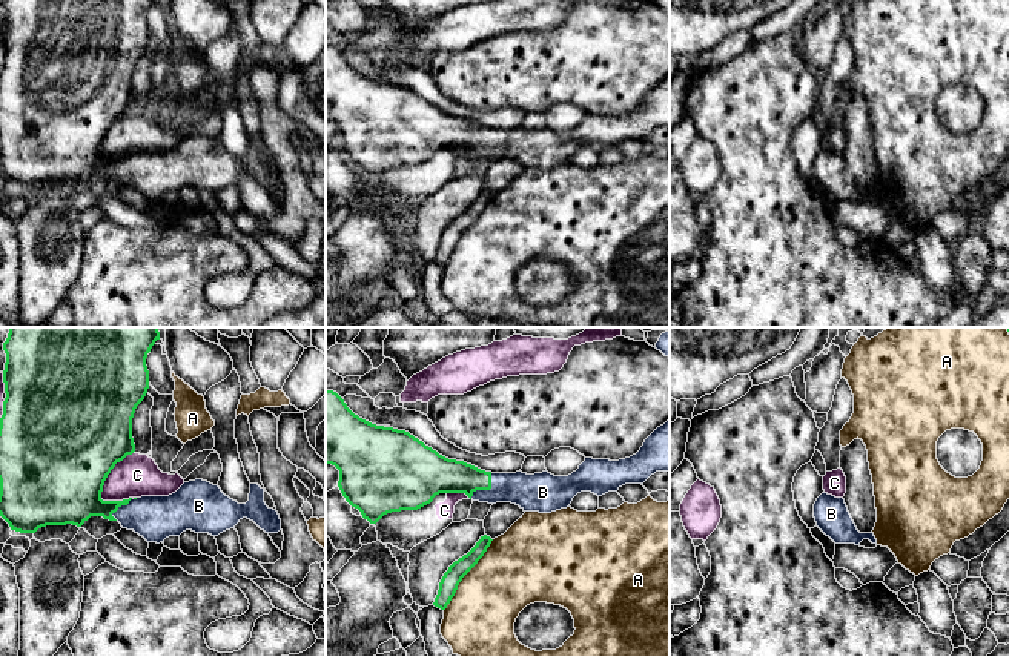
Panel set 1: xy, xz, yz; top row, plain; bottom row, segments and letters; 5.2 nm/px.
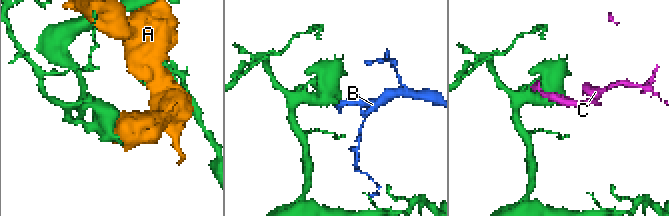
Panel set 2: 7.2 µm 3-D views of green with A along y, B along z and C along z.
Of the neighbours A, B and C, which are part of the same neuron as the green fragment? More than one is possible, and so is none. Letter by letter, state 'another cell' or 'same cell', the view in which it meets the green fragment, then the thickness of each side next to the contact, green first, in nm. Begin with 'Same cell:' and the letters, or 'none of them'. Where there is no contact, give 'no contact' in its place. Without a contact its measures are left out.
Same cell: B
A: another cell; contact in xz; calibres 100 and 360 nm
B: same cell; contact in xz; calibres 190 and 190 nm
C: another cell; contact in xy; calibres 500 and 220 nm

